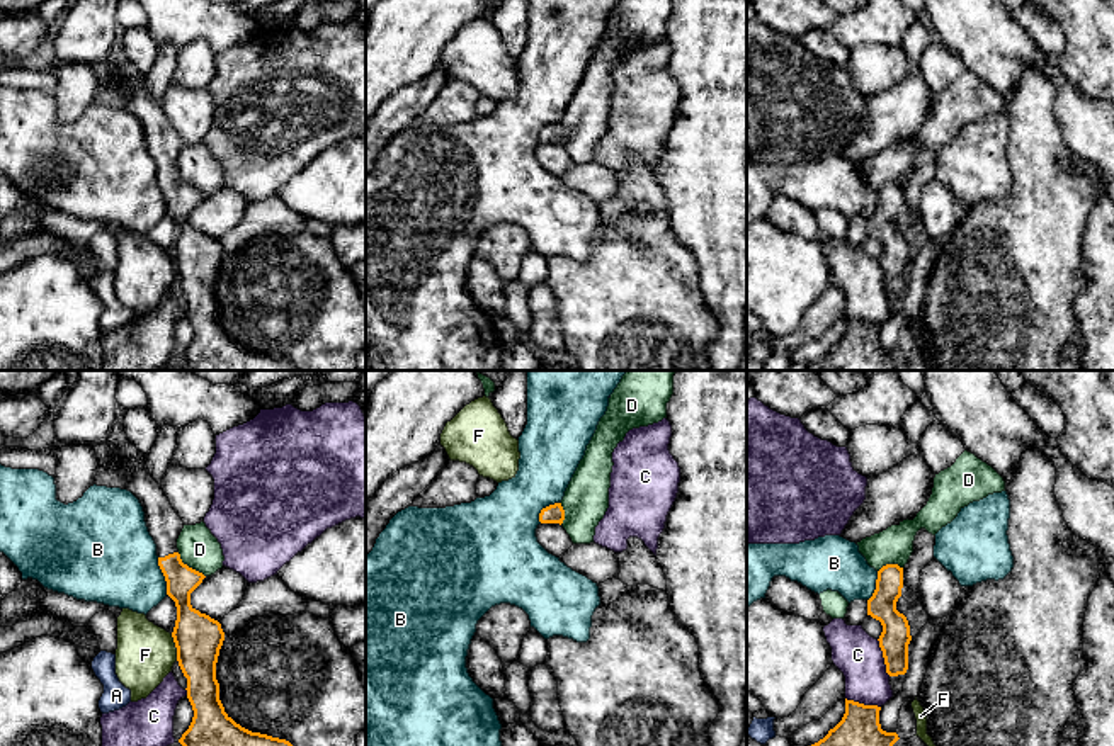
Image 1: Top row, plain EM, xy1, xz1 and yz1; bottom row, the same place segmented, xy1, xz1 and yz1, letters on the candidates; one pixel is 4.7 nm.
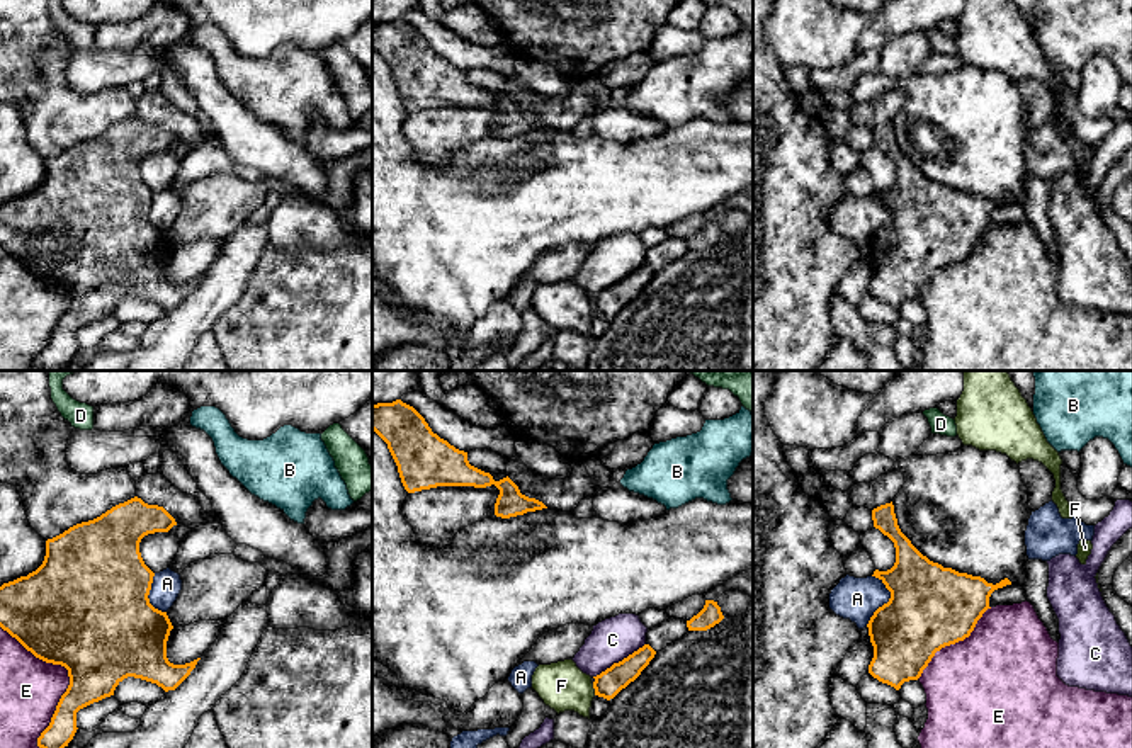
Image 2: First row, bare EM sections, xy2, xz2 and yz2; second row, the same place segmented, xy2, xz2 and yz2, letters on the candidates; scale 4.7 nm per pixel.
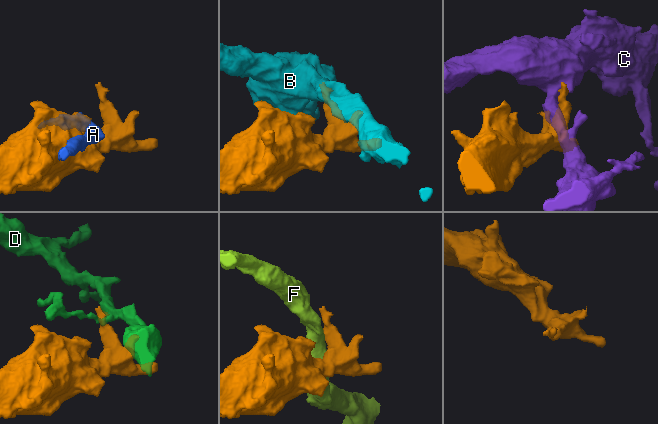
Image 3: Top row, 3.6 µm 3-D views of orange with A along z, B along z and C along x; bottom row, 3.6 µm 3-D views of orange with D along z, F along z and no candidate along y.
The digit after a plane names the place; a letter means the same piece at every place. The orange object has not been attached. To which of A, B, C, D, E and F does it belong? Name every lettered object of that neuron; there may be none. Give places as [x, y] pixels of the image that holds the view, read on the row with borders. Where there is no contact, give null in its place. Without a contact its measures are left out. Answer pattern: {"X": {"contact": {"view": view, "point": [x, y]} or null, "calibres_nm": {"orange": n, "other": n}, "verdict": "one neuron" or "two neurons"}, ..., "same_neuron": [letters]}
{"A": {"contact": {"view": "yz2", "point": [888, 602]}, "calibres_nm": {"orange": 400, "other": 200}, "verdict": "two neurons"}, "B": {"contact": {"view": "xy1", "point": [164, 575]}, "calibres_nm": {"orange": 140, "other": 420}, "verdict": "two neurons"}, "C": {"contact": {"view": "xz2", "point": [619, 662]}, "calibres_nm": {"orange": 120, "other": 200}, "verdict": "two neurons"}, "D": {"contact": {"view": "xy1", "point": [187, 566]}, "calibres_nm": {"orange": 140, "other": 190}, "verdict": "two neurons"}, "E": {"contact": {"view": "xy2", "point": [68, 675]}, "calibres_nm": {"orange": 460, "other": 280}, "verdict": "two neurons"}, "F": {"contact": {"view": "xy1", "point": [176, 646]}, "calibres_nm": {"orange": 220, "other": 280}, "verdict": "two neurons"}, "same_neuron": []}

